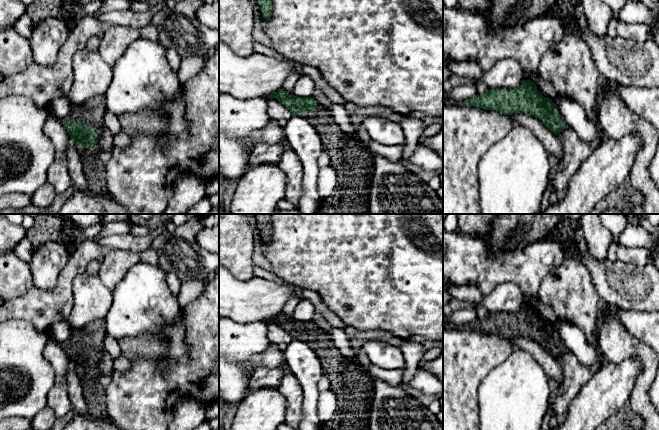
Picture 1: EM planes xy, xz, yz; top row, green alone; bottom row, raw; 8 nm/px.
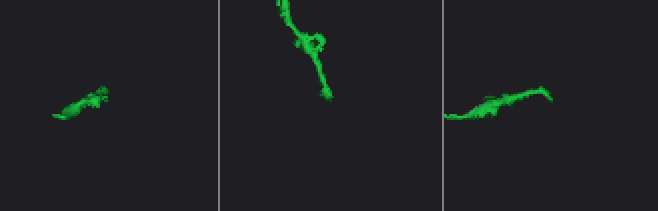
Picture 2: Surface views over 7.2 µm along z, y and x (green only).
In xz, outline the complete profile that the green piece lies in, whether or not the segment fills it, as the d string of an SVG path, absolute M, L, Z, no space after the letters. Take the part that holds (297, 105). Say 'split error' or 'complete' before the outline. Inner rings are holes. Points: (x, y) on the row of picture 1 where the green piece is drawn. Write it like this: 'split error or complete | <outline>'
split error | M280 89L268 98L276 98L292 114L308 120L317 130L323 150L329 155L330 166L336 172L337 184L329 197L321 199L317 214L370 214L368 196L373 174L374 155L359 140L342 132L330 115L328 107L321 105L313 97L297 97Z

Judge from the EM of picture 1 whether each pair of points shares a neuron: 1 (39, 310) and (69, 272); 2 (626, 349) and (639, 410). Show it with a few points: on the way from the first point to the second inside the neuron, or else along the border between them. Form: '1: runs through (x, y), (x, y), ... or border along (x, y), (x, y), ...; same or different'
1: runs through (48, 301), (64, 285), (64, 281); same
2: runs through (643, 358), (645, 360), (645, 379), (640, 393); same

